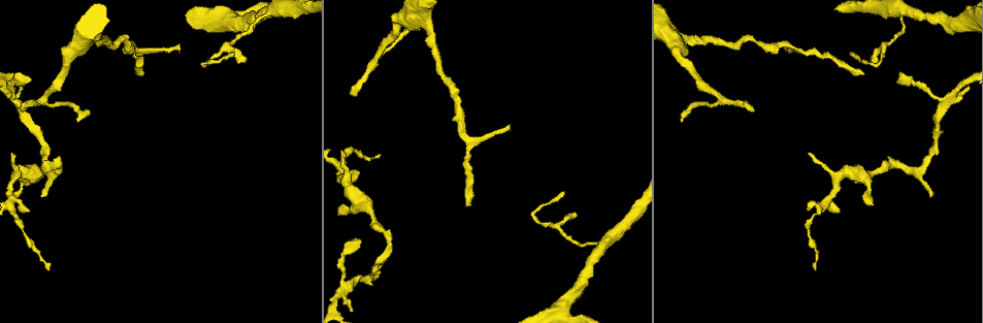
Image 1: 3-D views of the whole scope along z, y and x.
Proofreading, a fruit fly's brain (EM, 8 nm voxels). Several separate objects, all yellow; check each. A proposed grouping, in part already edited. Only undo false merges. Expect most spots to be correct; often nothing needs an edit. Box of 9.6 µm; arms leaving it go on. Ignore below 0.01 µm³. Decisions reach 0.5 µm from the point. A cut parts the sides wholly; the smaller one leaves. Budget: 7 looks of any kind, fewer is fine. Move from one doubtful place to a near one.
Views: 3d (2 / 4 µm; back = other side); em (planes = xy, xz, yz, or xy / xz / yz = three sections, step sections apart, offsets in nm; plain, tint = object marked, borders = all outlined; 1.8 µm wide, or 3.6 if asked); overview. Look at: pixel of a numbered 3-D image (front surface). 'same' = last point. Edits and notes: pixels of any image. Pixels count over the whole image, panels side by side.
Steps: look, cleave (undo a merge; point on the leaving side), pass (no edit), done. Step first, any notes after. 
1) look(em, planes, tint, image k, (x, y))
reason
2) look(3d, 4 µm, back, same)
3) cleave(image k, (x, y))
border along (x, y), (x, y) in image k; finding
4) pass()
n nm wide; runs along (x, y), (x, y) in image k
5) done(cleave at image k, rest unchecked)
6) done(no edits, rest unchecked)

look(em, planes, tint, image 1, (57, 171))
a fork

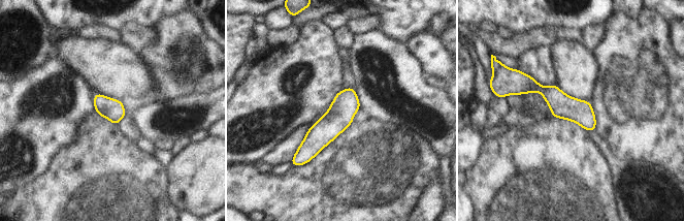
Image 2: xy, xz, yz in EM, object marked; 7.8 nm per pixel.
pass()
runs along (515, 90), (538, 87), (592, 128) in image 2; continuous, no second neuron

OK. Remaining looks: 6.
look(em, planes, plain, image 1, (348, 284))
side arm on a straight run

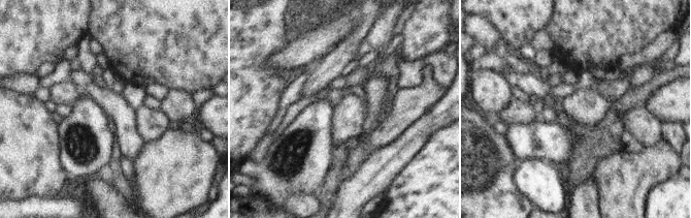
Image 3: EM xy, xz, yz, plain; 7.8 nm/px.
look(em, planes, tint, same)
with the object marked

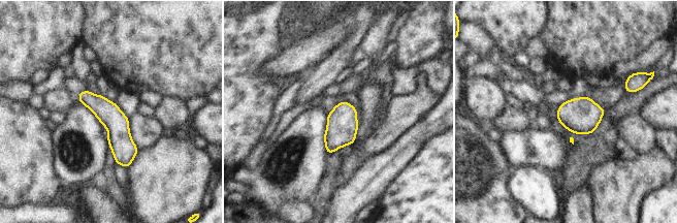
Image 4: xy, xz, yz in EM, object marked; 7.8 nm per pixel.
pass()
runs along (83, 94), (118, 127), (127, 164) in image 4; one neuron here

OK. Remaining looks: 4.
look(3d, 4 µm, image 1, (839, 180))
sudden change in width

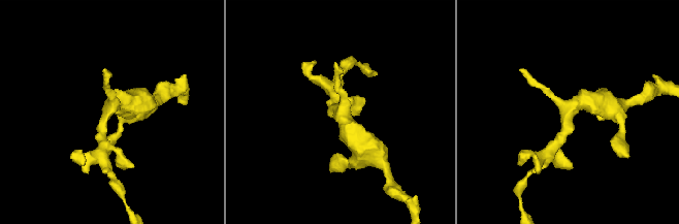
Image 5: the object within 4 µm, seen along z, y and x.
look(em, planes, tint, image 5, (340, 113))
shape alone is not enough

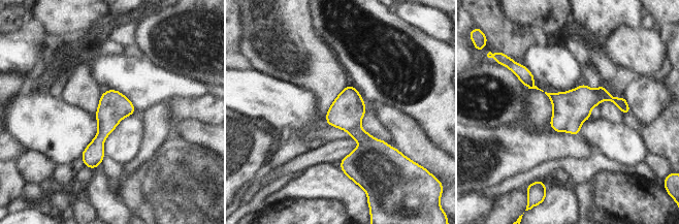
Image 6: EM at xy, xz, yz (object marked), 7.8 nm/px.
pass()
one neuron here

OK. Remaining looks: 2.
done(no edits, rest unchecked)

